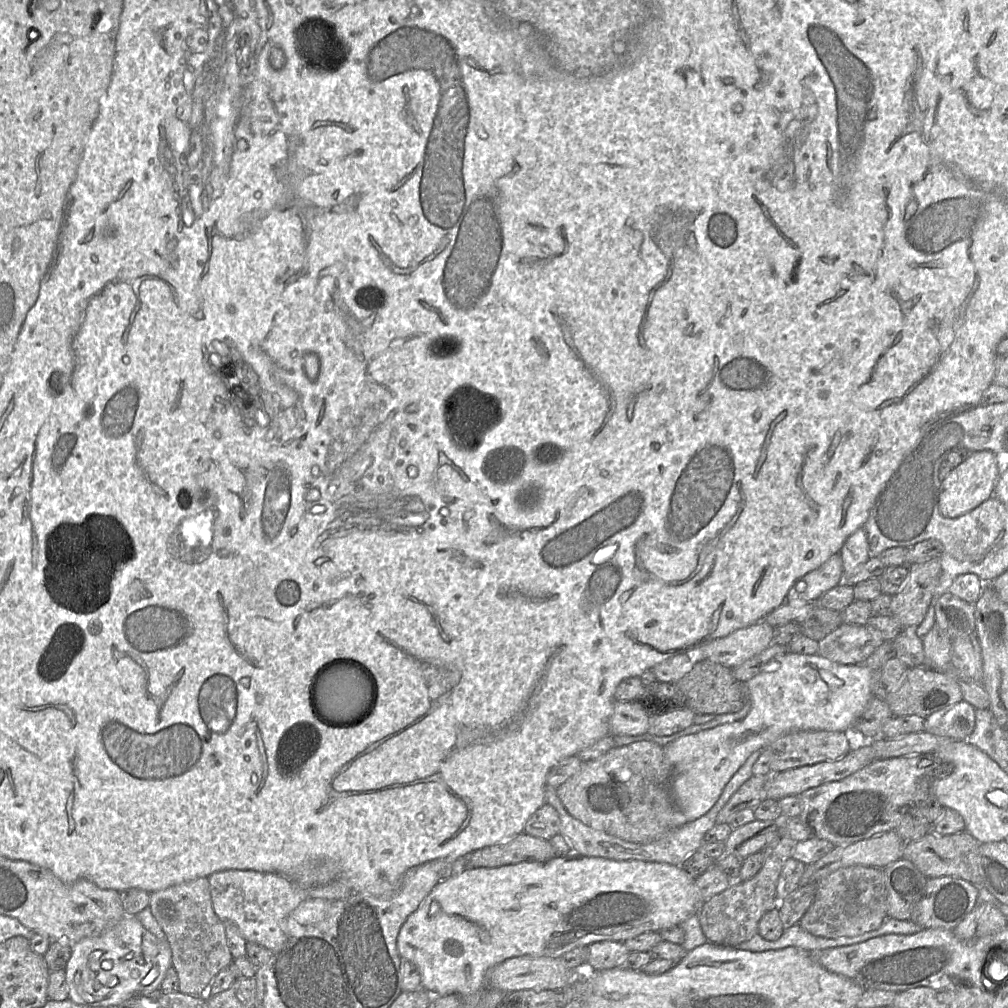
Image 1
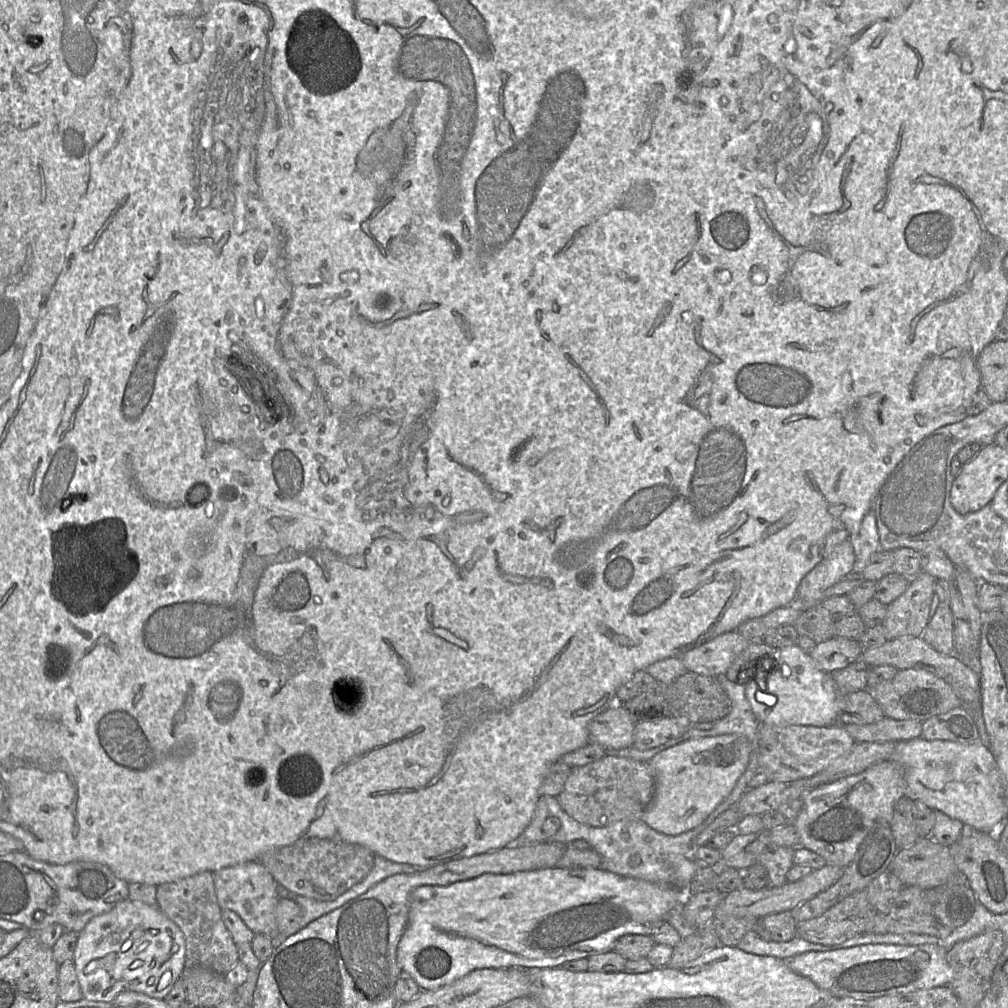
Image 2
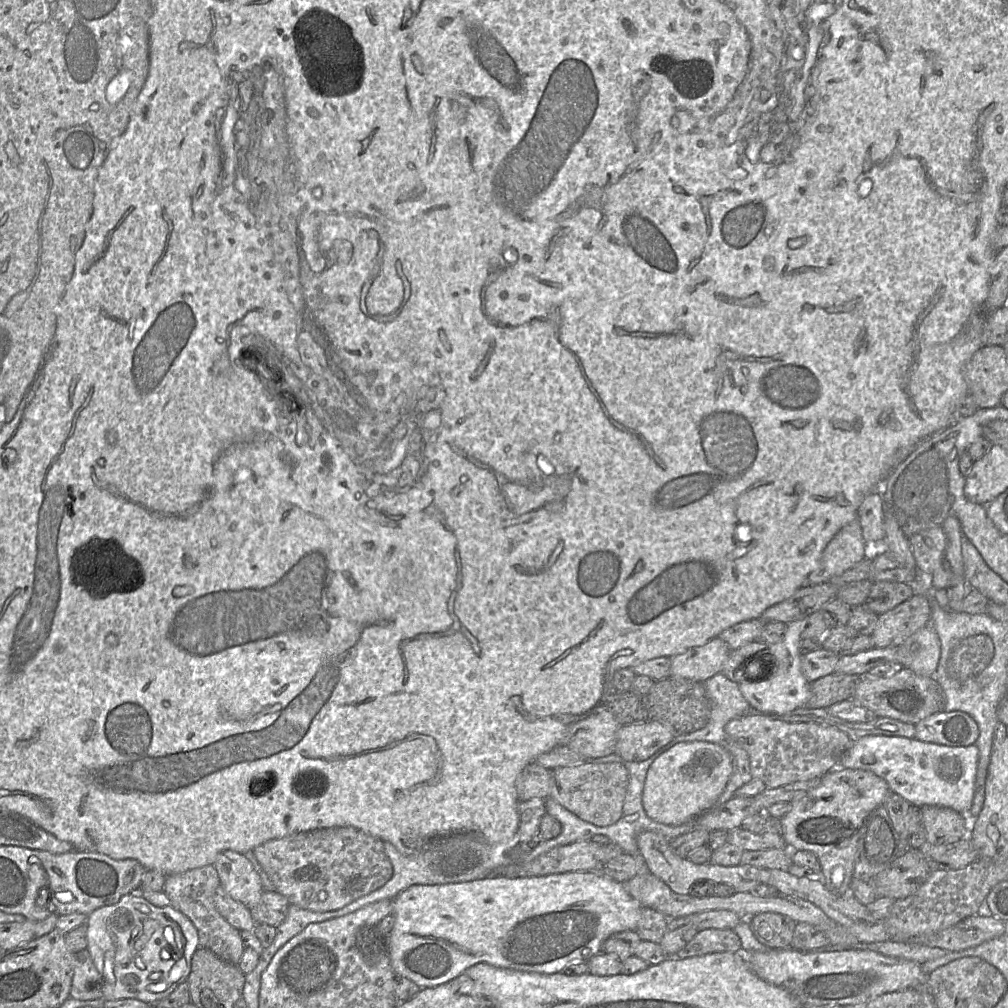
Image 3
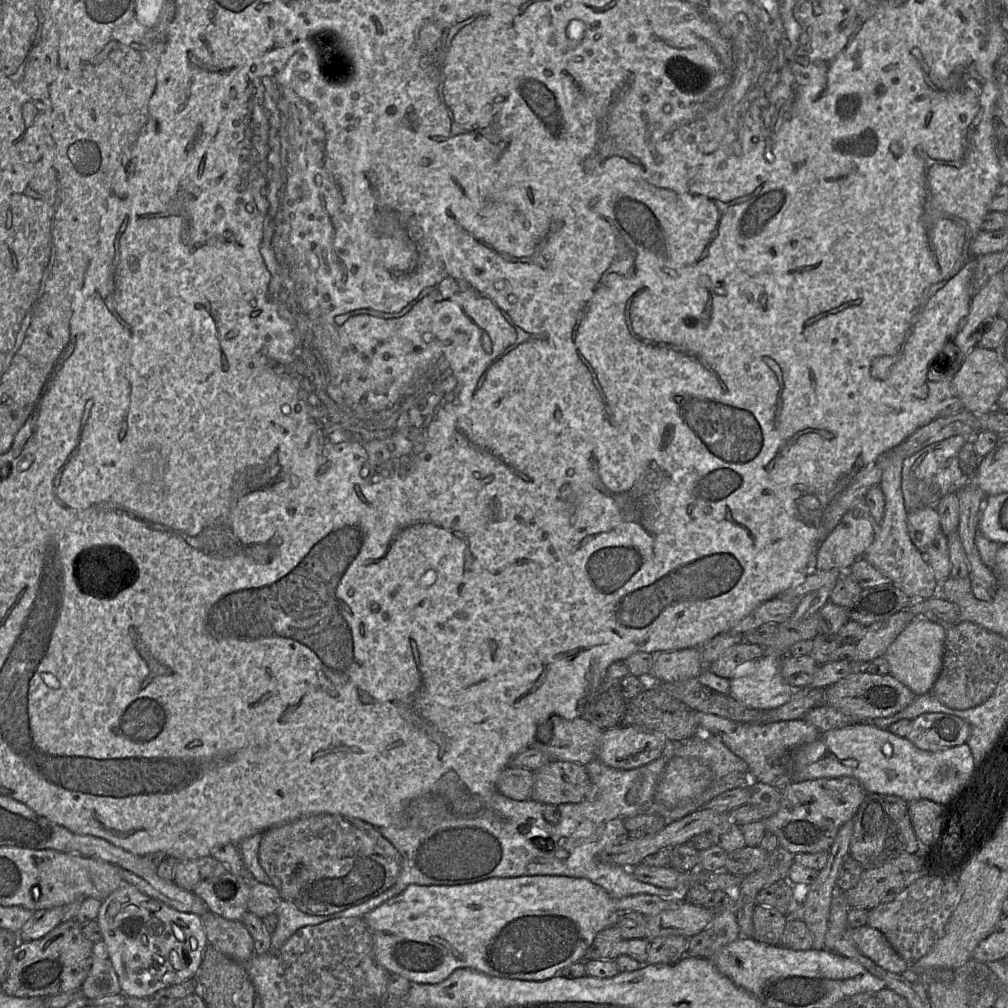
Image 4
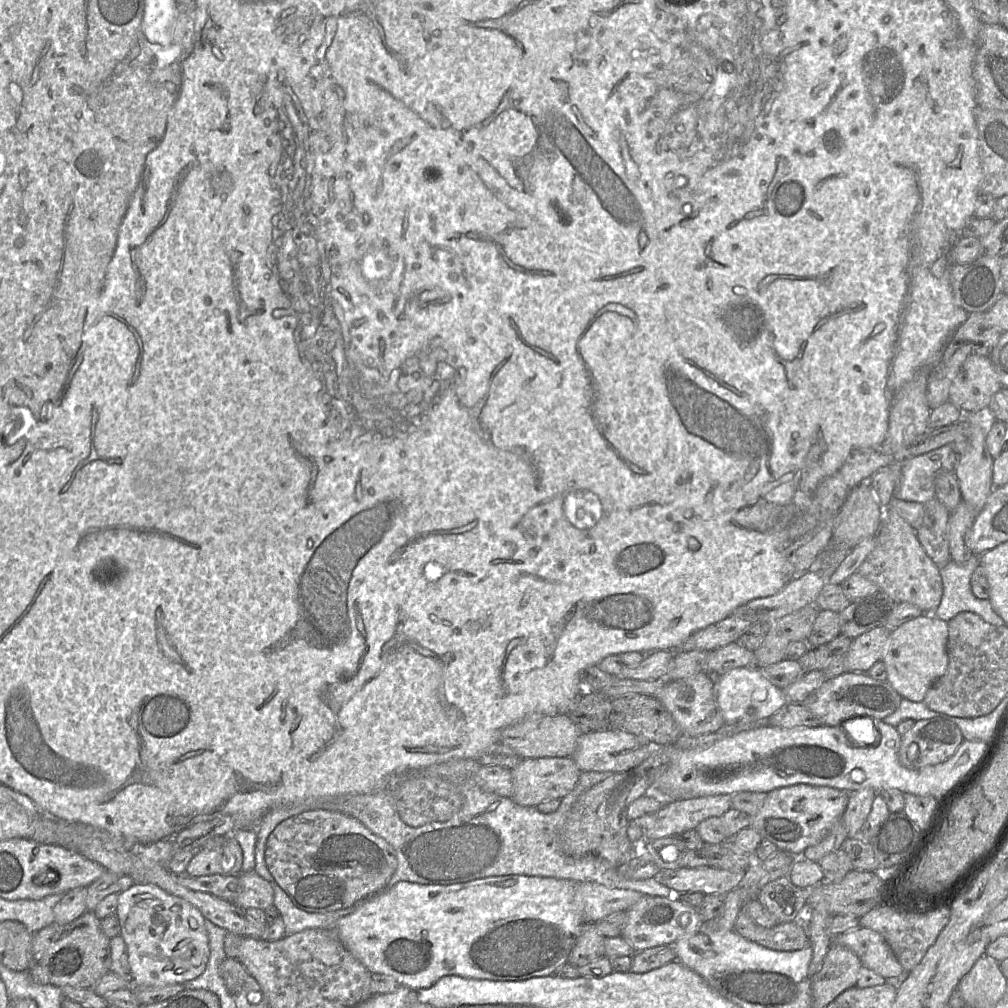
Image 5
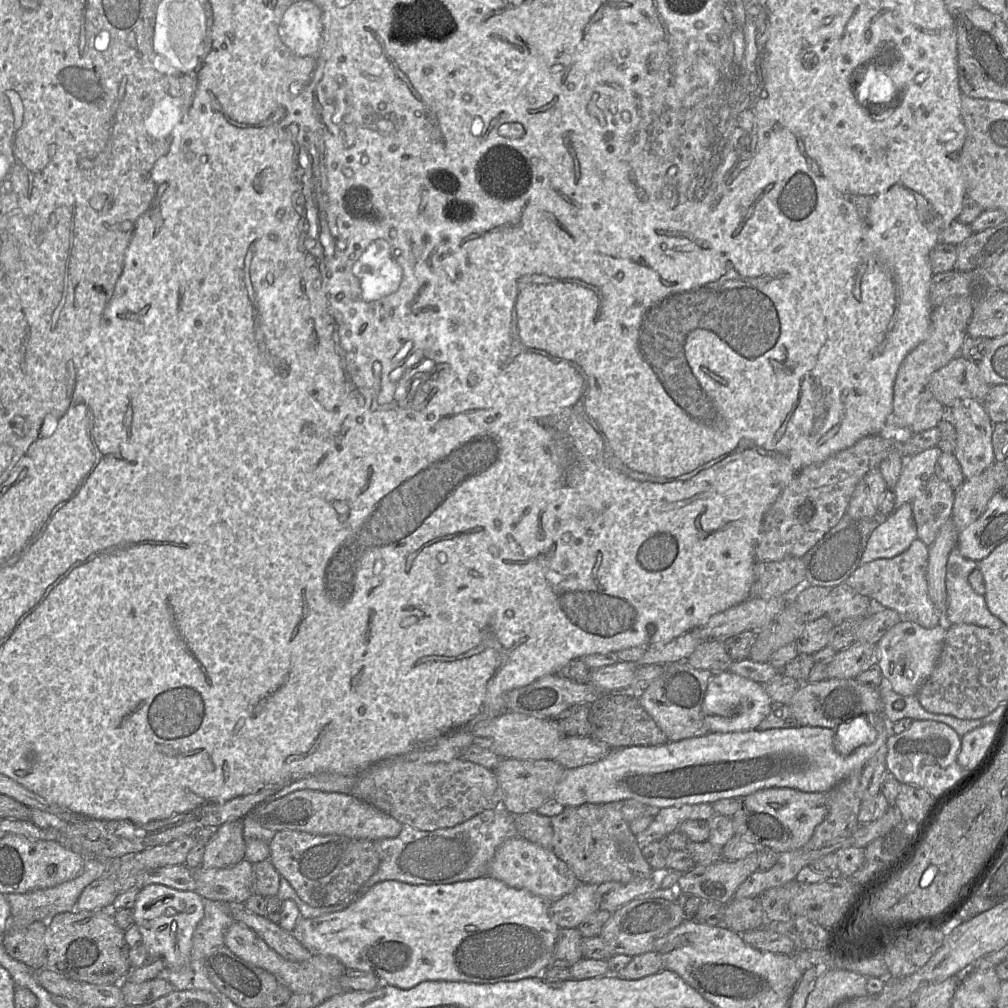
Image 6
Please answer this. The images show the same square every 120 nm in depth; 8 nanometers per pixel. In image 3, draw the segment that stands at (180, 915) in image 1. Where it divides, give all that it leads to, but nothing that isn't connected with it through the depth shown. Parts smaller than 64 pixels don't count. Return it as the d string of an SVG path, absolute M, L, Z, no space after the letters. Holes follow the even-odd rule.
M207 865L166 876L162 891L169 898L171 906L187 917L196 928L200 948L211 950L228 963L238 964L245 946L241 939L241 931L230 925L216 909L214 896L219 886L217 871L213 865Z

